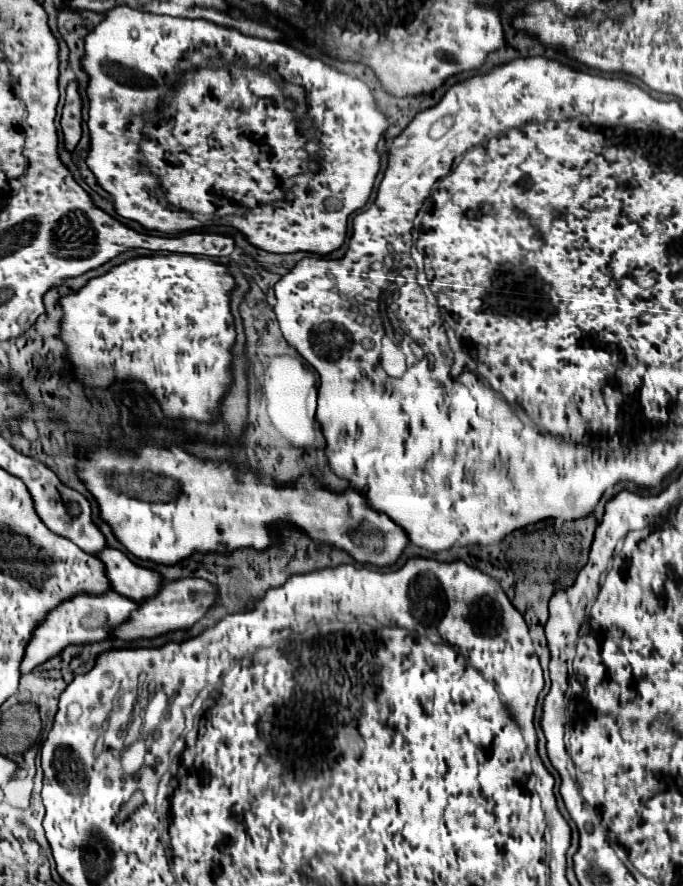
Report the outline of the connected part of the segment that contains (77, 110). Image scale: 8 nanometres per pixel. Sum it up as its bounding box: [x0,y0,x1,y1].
[61,83,81,151]

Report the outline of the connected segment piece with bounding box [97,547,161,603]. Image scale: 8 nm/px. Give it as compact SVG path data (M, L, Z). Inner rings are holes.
M107 547L99 551L97 557L103 565L107 565L107 581L111 581L111 591L141 603L145 597L153 597L161 589L161 575L135 565L125 553Z

